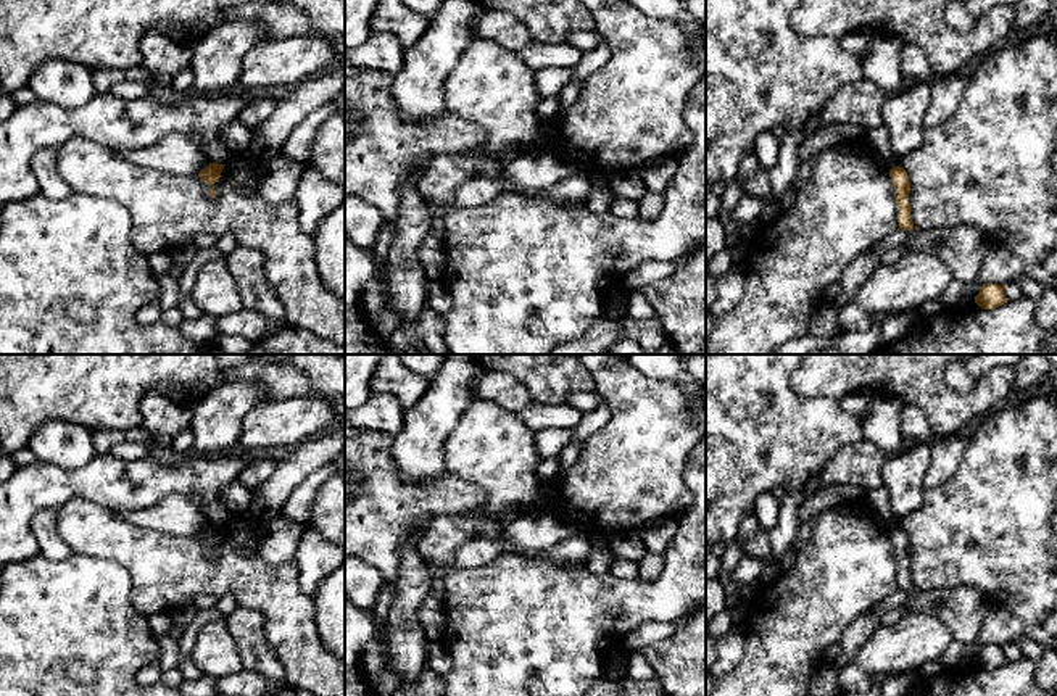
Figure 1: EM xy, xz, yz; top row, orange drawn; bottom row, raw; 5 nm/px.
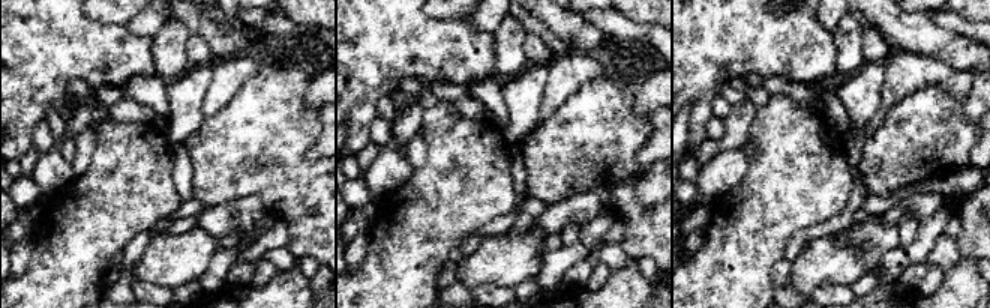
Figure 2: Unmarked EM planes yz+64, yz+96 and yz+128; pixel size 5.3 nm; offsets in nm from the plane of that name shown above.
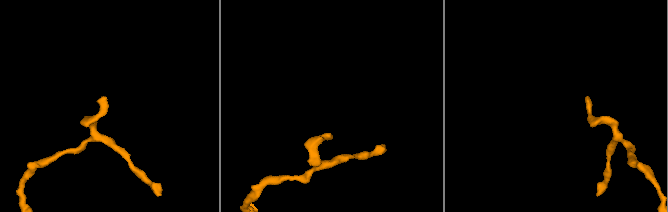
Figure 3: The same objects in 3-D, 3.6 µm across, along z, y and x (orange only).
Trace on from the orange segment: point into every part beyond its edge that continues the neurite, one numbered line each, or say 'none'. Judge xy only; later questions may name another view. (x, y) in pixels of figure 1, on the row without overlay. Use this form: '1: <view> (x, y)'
none

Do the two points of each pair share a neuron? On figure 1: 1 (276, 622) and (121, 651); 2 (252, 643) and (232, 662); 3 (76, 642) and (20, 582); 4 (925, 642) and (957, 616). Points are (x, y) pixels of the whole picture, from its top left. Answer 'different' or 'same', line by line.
1: different
2: different
3: same
4: different

